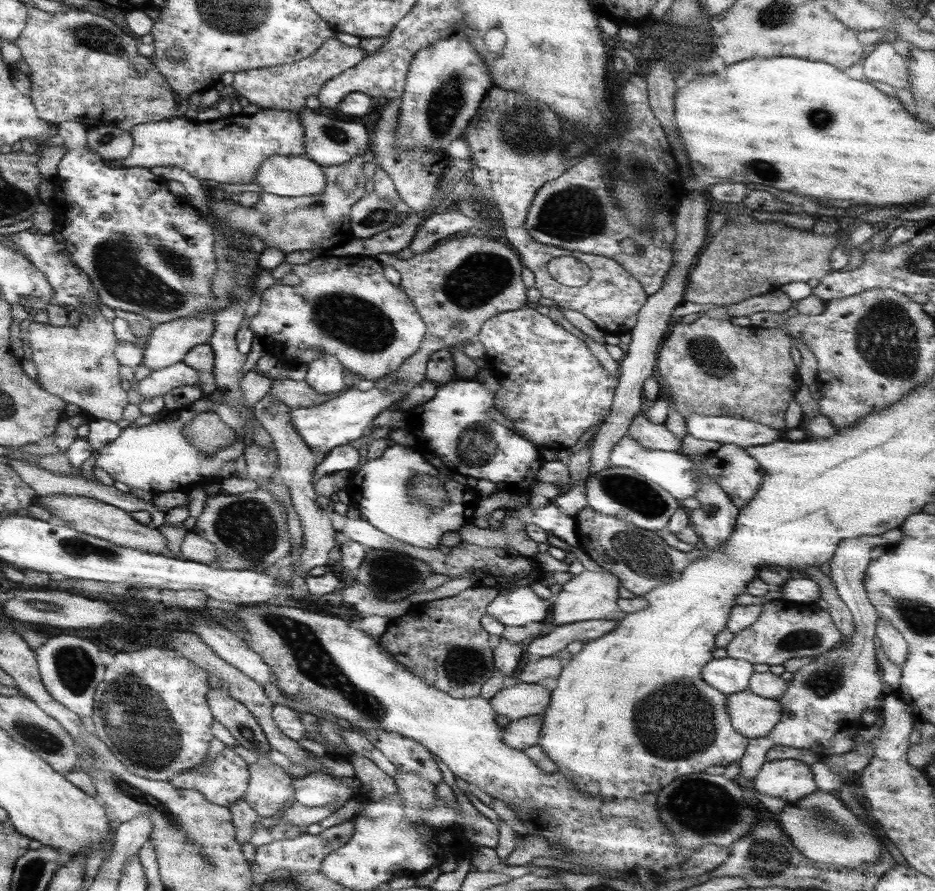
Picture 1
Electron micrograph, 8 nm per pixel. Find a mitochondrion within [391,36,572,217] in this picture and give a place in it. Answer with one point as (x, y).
(447, 102)

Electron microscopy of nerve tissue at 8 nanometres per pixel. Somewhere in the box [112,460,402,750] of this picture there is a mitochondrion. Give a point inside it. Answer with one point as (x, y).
(313, 661)

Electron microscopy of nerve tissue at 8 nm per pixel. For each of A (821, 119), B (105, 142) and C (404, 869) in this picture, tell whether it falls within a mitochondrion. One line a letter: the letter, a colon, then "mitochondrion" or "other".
A: mitochondrion
B: mitochondrion
C: other

